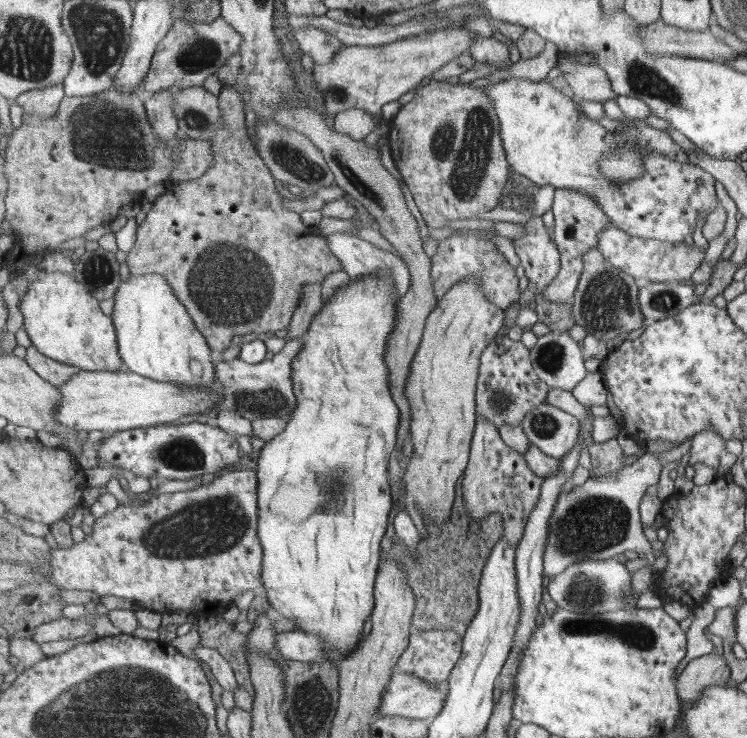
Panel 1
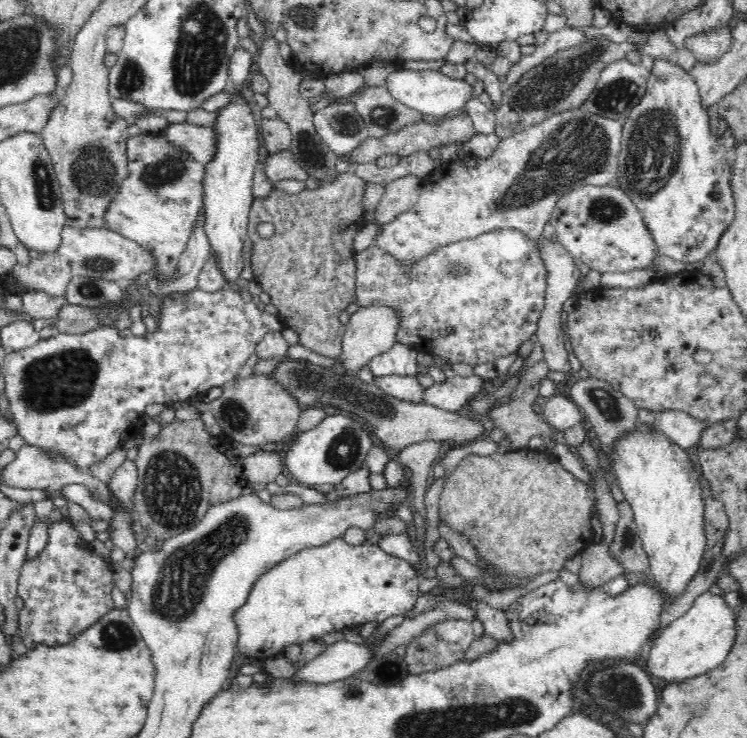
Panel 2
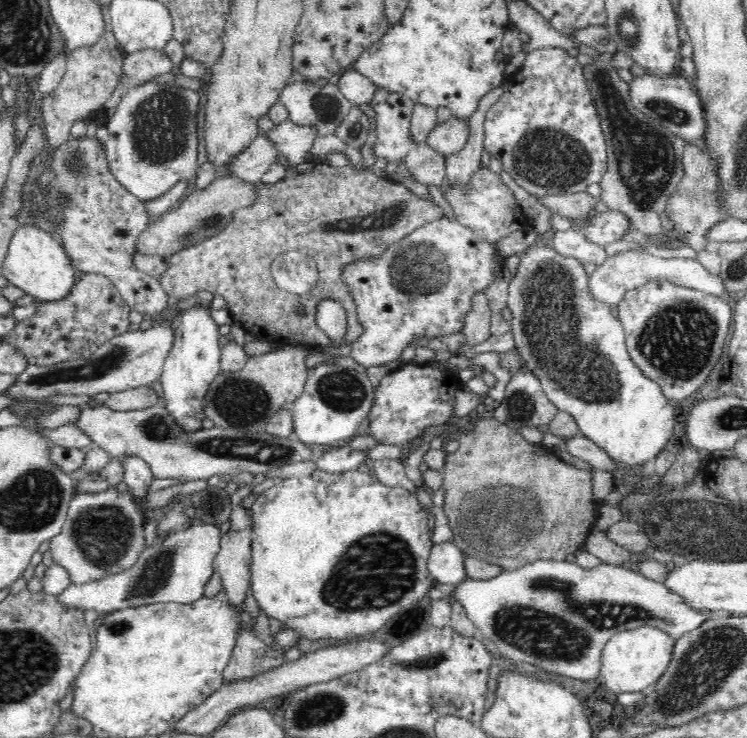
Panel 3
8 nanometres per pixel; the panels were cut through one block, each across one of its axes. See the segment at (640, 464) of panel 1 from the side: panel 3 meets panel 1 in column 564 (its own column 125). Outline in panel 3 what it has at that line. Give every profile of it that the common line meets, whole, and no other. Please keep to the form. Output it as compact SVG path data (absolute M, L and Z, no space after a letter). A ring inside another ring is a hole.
M116 488L97 493L76 492L69 502L66 521L62 525L60 534L48 540L48 550L50 550L53 564L64 569L67 579L76 585L99 582L105 576L128 571L137 564L142 552L147 548L144 518L138 512L128 492L122 493Z

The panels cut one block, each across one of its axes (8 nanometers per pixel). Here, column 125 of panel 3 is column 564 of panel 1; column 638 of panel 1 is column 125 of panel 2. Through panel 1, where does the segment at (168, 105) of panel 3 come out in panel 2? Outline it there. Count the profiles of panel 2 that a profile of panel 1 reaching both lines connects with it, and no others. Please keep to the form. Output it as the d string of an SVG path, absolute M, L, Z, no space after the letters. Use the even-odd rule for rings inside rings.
M165 132L140 133L128 137L126 144L129 176L109 204L105 226L154 253L155 278L164 280L175 269L203 207L206 167L182 145L168 141Z

